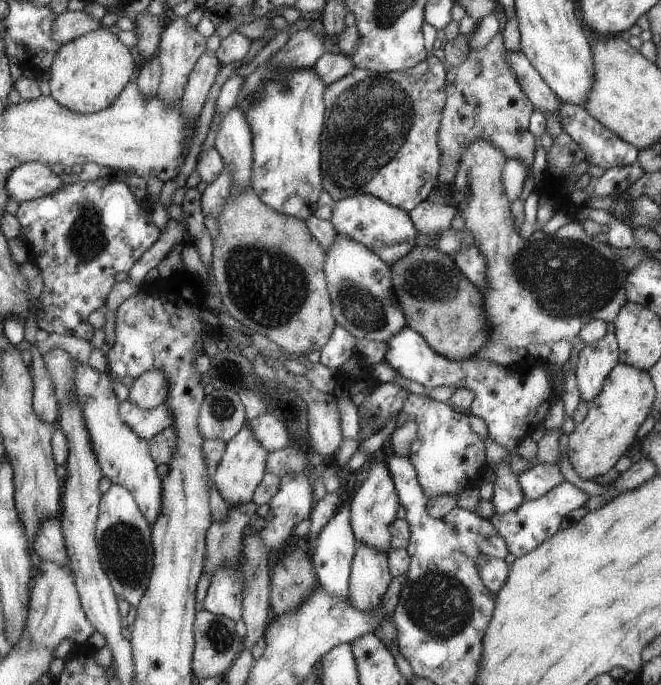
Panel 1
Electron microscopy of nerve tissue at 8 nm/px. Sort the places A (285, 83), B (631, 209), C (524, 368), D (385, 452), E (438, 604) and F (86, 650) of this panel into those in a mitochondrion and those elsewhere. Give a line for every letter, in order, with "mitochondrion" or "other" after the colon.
A: mitochondrion
B: mitochondrion
C: other
D: other
E: mitochondrion
F: other

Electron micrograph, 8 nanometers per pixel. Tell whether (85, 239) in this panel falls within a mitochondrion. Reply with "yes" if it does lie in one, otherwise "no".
yes

